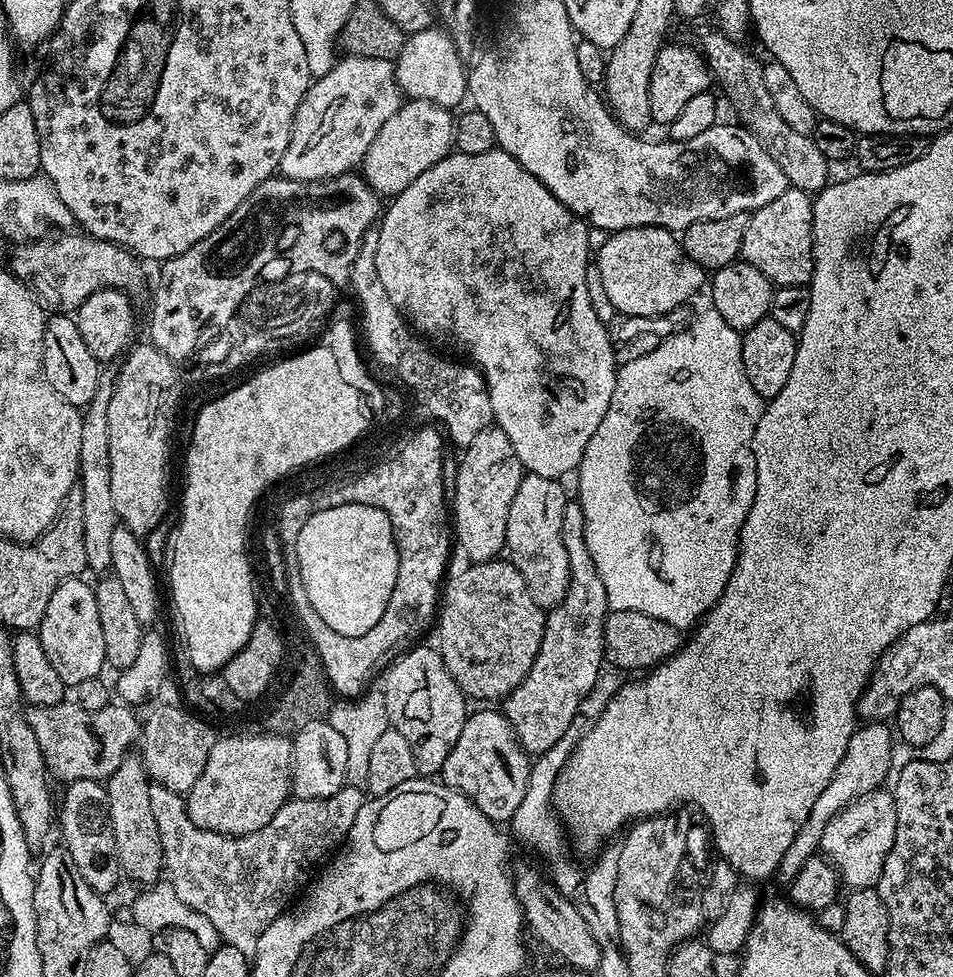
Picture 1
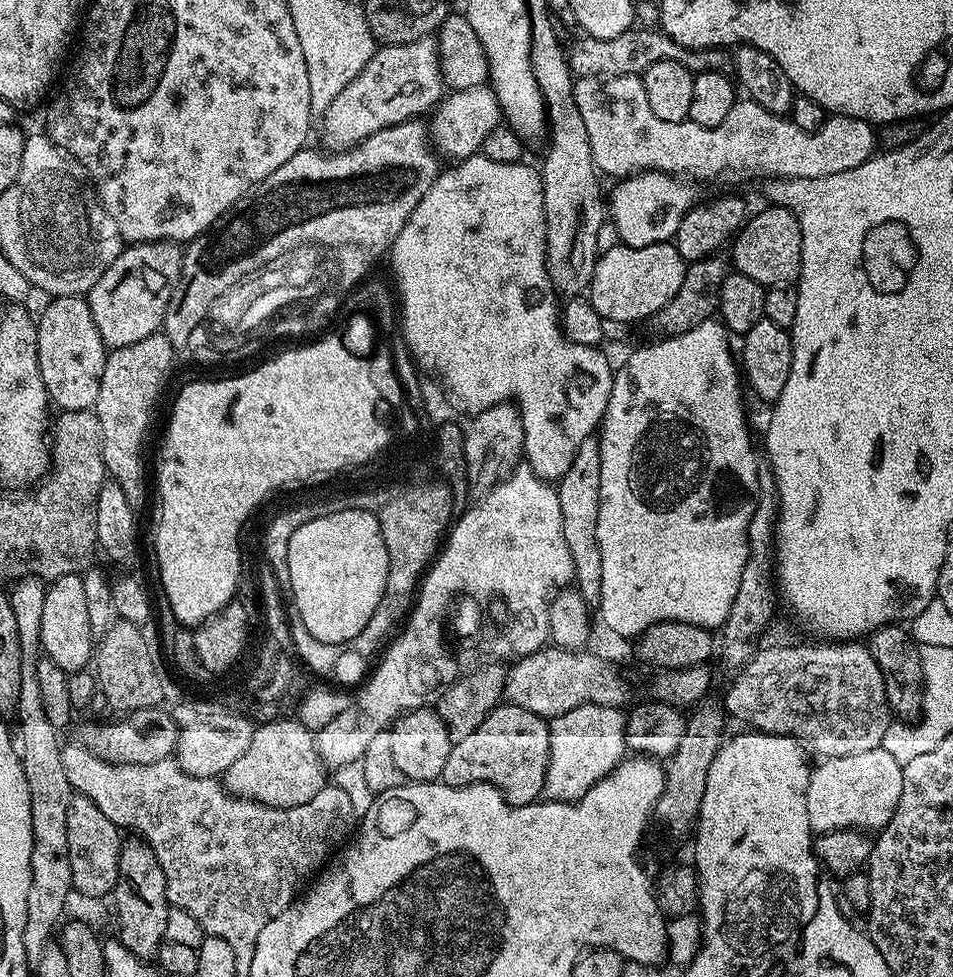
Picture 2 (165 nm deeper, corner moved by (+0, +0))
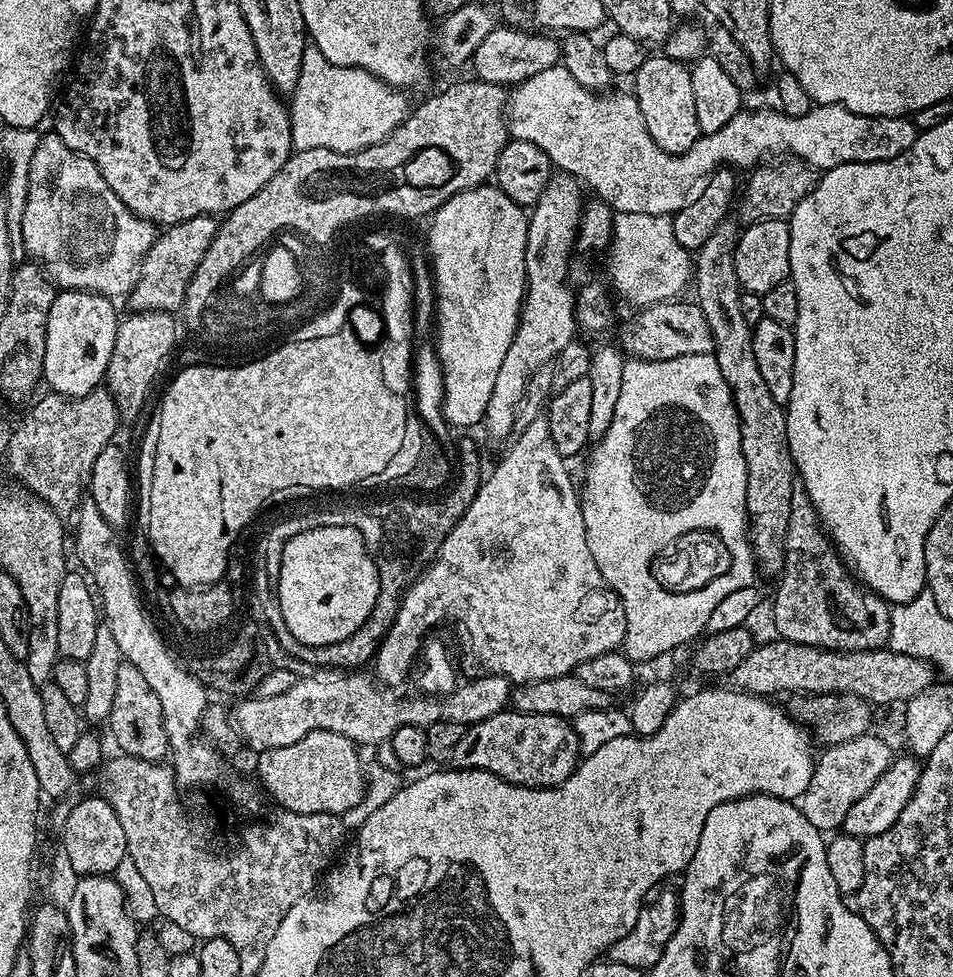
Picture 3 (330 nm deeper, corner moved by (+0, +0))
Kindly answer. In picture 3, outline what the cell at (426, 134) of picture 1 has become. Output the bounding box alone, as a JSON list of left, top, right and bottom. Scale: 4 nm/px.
[506,63,918,216]

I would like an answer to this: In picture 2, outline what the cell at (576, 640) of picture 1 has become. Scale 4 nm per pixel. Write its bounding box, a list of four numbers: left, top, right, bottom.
[555,435,602,605]

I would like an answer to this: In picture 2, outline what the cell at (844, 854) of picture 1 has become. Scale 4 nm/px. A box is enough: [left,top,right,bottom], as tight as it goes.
[806,747,904,834]

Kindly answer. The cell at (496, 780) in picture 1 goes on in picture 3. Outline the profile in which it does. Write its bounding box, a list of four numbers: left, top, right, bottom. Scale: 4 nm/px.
[451,710,581,788]

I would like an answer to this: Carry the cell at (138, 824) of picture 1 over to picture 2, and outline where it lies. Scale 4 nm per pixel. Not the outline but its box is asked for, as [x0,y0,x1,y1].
[114,838,170,961]

